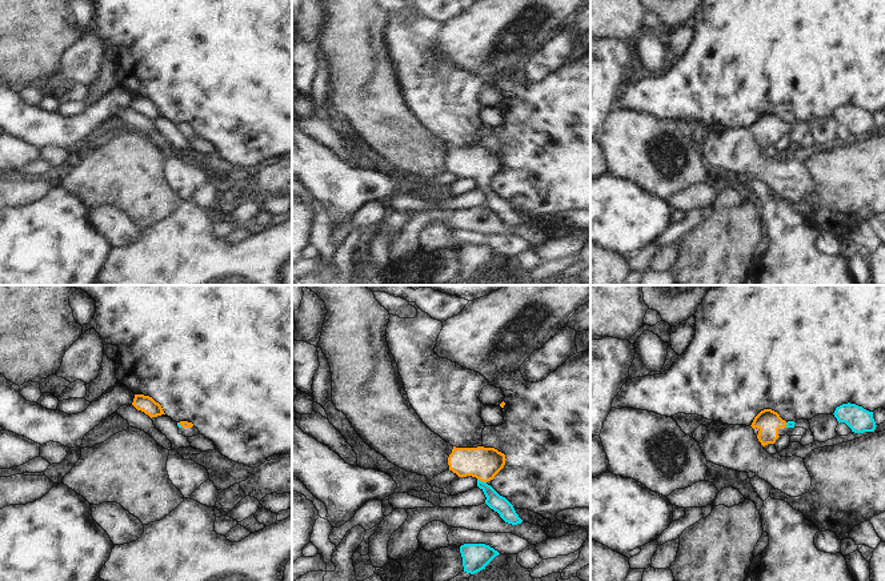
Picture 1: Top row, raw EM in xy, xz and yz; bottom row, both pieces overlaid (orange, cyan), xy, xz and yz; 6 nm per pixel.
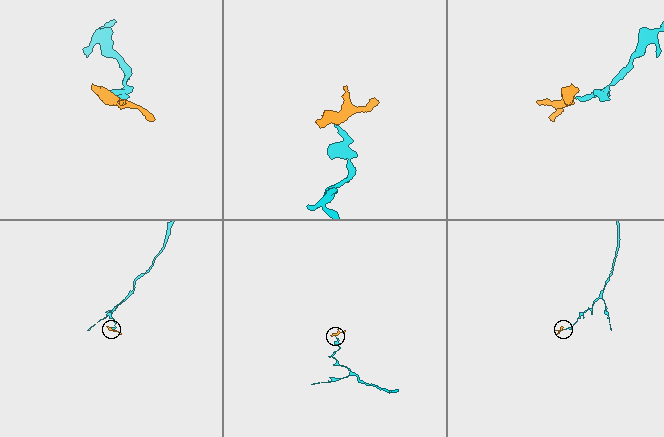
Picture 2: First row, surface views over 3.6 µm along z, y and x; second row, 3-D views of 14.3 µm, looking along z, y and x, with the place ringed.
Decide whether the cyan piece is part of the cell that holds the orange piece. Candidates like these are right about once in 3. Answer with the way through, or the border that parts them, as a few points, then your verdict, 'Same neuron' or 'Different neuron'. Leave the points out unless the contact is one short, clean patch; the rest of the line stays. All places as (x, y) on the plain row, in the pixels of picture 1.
Path across: xz (481, 164), (481, 181), (501, 207). Same neuron

